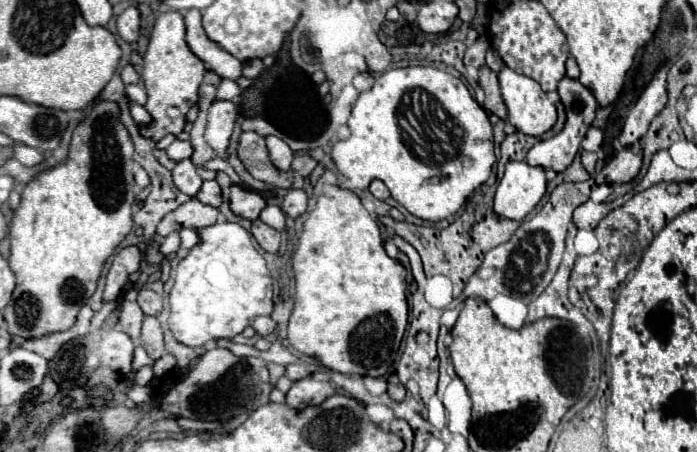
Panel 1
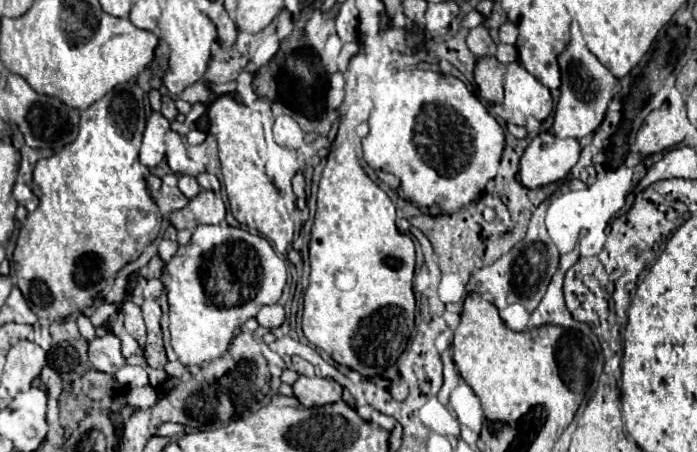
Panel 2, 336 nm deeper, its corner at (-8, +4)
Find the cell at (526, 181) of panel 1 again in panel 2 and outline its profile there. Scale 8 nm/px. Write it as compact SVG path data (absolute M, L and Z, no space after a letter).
M540 133L532 139L520 159L520 181L528 189L566 179L578 163L580 143L576 139L560 139L552 133Z

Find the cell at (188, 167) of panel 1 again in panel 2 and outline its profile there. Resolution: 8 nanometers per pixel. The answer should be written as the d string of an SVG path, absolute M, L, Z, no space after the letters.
M180 175L180 177L178 177L178 187L180 187L180 191L182 191L188 199L192 199L192 197L196 197L196 195L200 193L200 185L198 185L196 177L190 177L190 175Z

